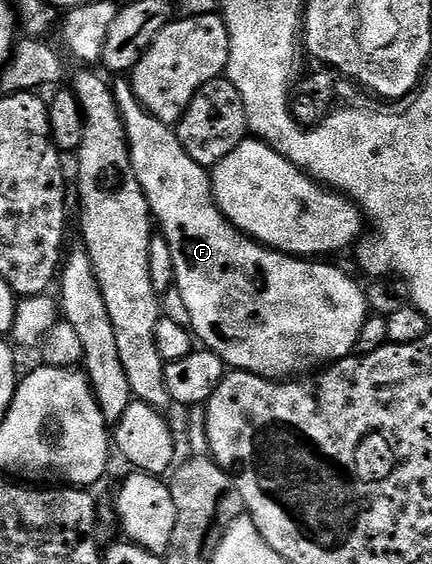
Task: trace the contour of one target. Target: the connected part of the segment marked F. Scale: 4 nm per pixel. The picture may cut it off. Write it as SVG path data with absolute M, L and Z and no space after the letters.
M120 78L115 81L114 91L120 117L124 120L124 134L128 140L128 150L130 152L130 162L134 166L134 174L142 186L142 190L148 199L148 210L152 213L153 221L158 225L164 241L170 246L170 254L174 254L174 274L176 275L176 287L182 294L186 302L186 310L190 310L190 328L194 333L195 339L200 340L207 351L218 354L222 357L225 365L229 369L239 370L241 372L253 372L259 376L265 376L268 380L286 380L289 378L300 378L321 366L331 366L337 360L345 360L347 356L356 352L356 343L358 334L362 334L362 326L369 318L368 303L364 297L364 288L356 285L346 273L334 265L332 262L317 262L312 258L301 258L298 256L287 256L285 252L276 252L256 240L251 240L249 236L237 230L230 221L222 214L220 207L216 205L216 199L212 197L212 177L209 169L203 168L186 150L182 150L182 142L177 138L175 131L169 125L158 122L144 109L138 102L134 94L131 83L127 79Z

